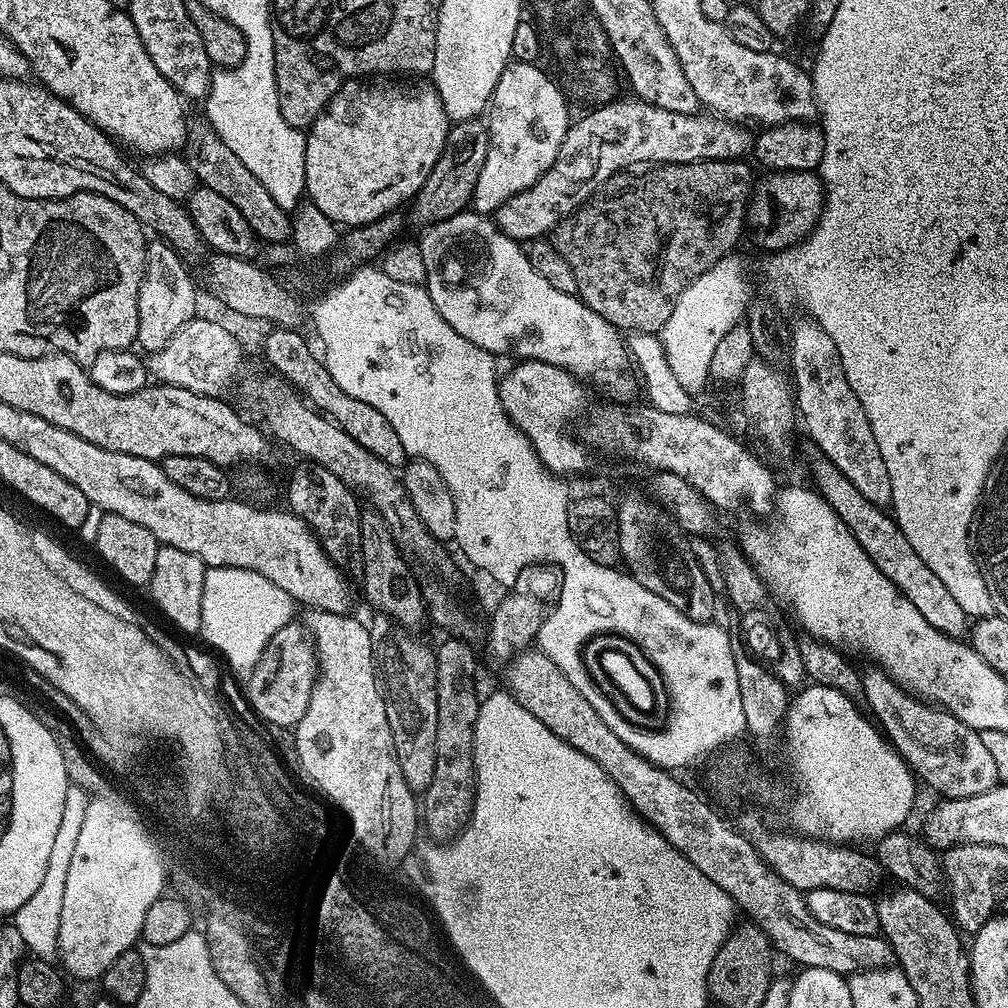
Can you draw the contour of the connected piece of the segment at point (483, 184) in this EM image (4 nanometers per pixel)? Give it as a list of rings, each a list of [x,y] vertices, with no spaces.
[[[512,59],[508,62],[498,78],[498,85],[495,86],[486,109],[488,144],[486,159],[472,195],[470,206],[474,212],[485,216],[493,215],[504,202],[532,186],[553,165],[570,127],[567,106],[569,107],[567,97],[543,67],[537,63],[522,63],[521,60]]]

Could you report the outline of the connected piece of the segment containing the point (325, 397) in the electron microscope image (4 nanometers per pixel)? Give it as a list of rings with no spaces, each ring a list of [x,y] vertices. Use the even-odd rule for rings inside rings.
[[[273,327],[271,329],[262,349],[262,356],[268,359],[268,364],[272,367],[271,371],[283,380],[287,380],[313,408],[335,420],[343,432],[350,434],[350,438],[358,442],[358,446],[362,446],[370,454],[383,460],[389,468],[399,469],[405,463],[406,453],[401,439],[391,428],[385,415],[380,414],[369,403],[352,398],[345,390],[340,389],[338,383],[334,382],[327,372],[323,359],[317,353],[315,356],[308,349],[307,342],[300,335],[299,331],[291,328]]]

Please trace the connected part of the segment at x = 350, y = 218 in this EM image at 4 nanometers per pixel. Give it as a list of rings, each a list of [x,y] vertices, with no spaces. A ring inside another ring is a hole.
[[[353,78],[337,90],[336,95],[332,97],[331,102],[327,104],[307,133],[304,142],[306,146],[306,178],[304,179],[306,196],[311,203],[316,204],[317,208],[322,210],[329,219],[335,221],[337,225],[359,226],[368,224],[371,220],[379,220],[382,214],[397,211],[403,200],[408,202],[415,197],[417,190],[426,182],[430,170],[434,170],[434,162],[438,162],[448,137],[450,121],[444,109],[444,104],[440,100],[440,95],[436,93],[436,89],[431,83],[412,82],[409,84],[412,84],[409,88],[383,88],[380,84],[368,85],[368,82],[361,82],[359,79]]]

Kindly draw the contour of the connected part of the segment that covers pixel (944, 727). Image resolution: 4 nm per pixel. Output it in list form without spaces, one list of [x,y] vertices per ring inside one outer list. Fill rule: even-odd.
[[[872,667],[874,668],[868,673],[865,671],[862,676],[864,681],[862,700],[868,703],[867,711],[874,717],[875,723],[888,743],[895,748],[897,754],[923,783],[925,780],[934,791],[941,792],[939,794],[941,797],[949,800],[970,798],[974,794],[982,794],[996,787],[998,766],[994,766],[994,758],[990,758],[990,753],[986,751],[986,746],[982,743],[980,733],[976,729],[966,726],[957,716],[951,716],[943,708],[917,698],[905,685],[889,676],[882,667]]]

